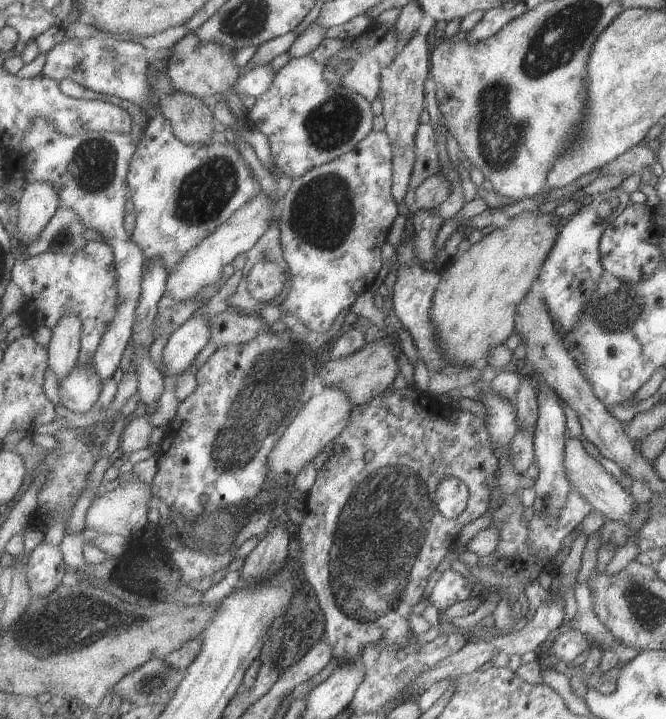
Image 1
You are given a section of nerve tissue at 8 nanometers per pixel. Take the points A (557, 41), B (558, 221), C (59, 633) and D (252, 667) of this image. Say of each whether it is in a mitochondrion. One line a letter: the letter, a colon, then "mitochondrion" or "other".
A: mitochondrion
B: other
C: mitochondrion
D: other

